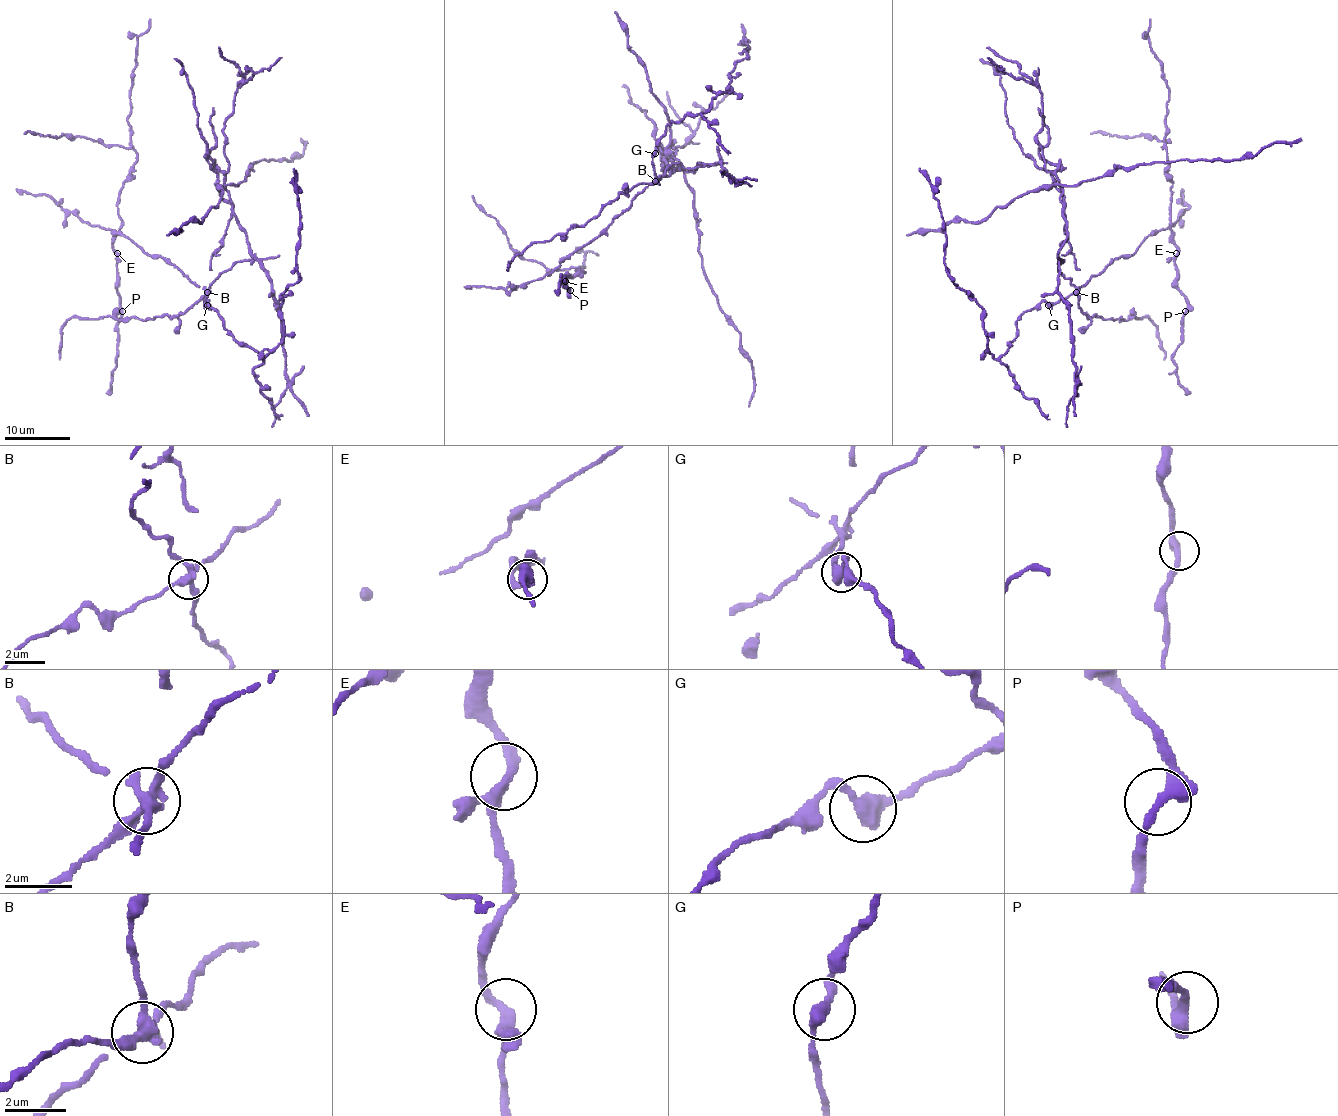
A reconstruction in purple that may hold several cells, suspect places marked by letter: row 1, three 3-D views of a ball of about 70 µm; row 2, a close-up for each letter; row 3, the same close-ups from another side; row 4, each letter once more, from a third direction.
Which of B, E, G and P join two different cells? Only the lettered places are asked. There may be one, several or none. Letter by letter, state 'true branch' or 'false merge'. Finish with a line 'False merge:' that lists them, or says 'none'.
B: false merge
E: true branch
G: true branch
P: true branch
False merge: B

